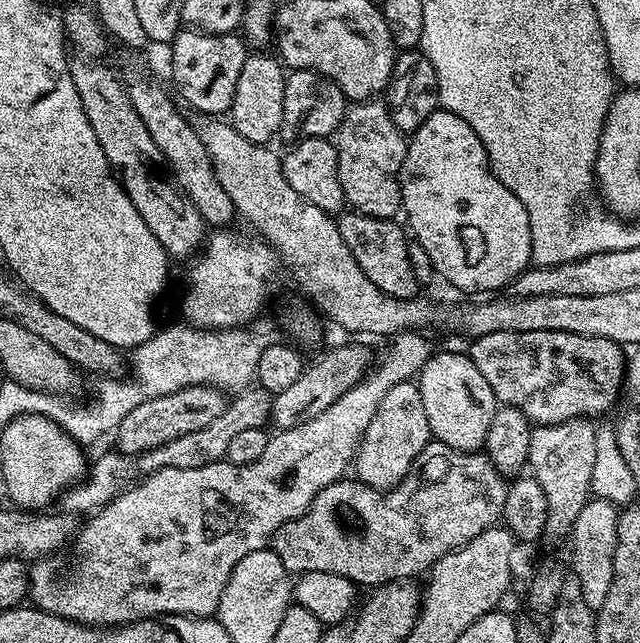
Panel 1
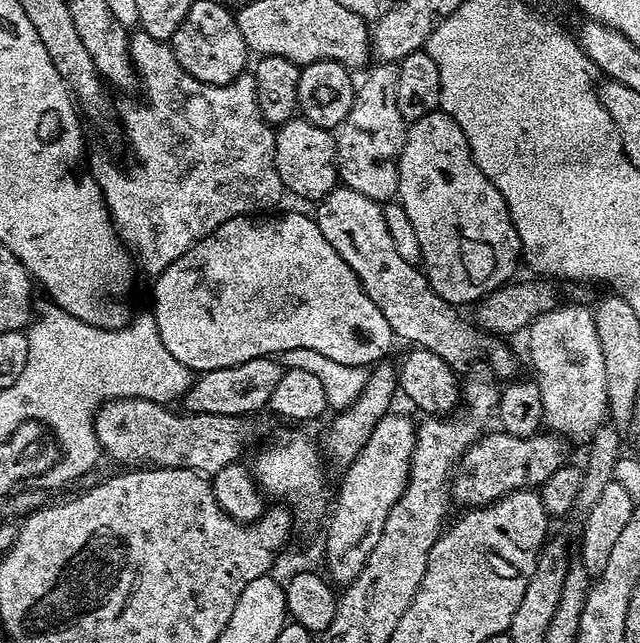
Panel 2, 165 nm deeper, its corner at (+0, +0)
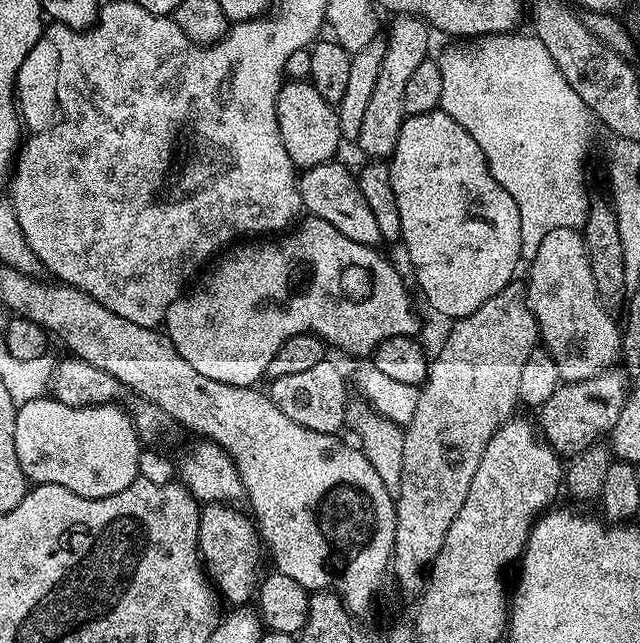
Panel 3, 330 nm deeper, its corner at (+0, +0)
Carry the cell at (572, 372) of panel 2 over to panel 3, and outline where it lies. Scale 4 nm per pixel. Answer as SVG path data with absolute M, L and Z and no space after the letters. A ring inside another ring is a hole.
M575 228L550 230L550 234L542 238L542 246L538 246L527 267L528 309L536 319L539 343L554 358L561 381L578 382L609 371L615 365L612 363L620 360L622 328L619 323L612 321L613 313L600 301L600 295L594 286L592 260L588 257L583 235Z

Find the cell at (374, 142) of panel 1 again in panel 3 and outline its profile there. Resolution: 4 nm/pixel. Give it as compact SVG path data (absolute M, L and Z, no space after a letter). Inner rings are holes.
M400 14L395 17L392 29L386 35L386 54L382 58L382 70L378 70L378 83L374 85L374 95L366 105L365 120L362 122L362 134L358 147L365 152L368 158L391 157L394 146L398 146L398 134L405 122L402 94L406 82L423 60L429 59L428 32L430 28L418 16Z

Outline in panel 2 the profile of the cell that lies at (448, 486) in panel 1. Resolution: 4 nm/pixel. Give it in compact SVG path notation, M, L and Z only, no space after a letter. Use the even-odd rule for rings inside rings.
M503 430L489 431L480 437L476 443L468 448L468 453L463 456L454 469L454 475L450 485L450 496L453 501L464 504L465 509L481 508L483 504L492 504L495 500L501 500L511 492L523 492L525 490L539 489L541 484L550 478L550 474L560 472L564 464L565 441L555 434L537 434L518 438L514 434Z

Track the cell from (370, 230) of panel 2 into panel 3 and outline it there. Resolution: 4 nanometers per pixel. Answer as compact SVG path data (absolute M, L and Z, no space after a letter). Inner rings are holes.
M330 159L325 164L313 168L305 168L299 173L300 203L305 213L311 214L317 220L330 222L338 234L346 234L359 244L373 246L381 243L378 234L378 225L366 198L362 198L362 190L358 186L354 172L344 164L336 164L335 159Z

